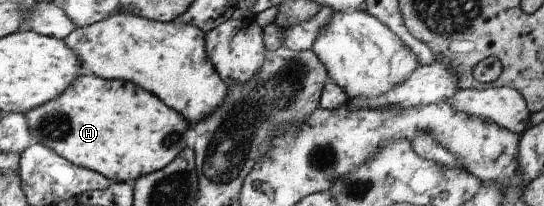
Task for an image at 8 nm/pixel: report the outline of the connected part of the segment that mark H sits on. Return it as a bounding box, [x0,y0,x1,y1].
[26,73,193,183]

